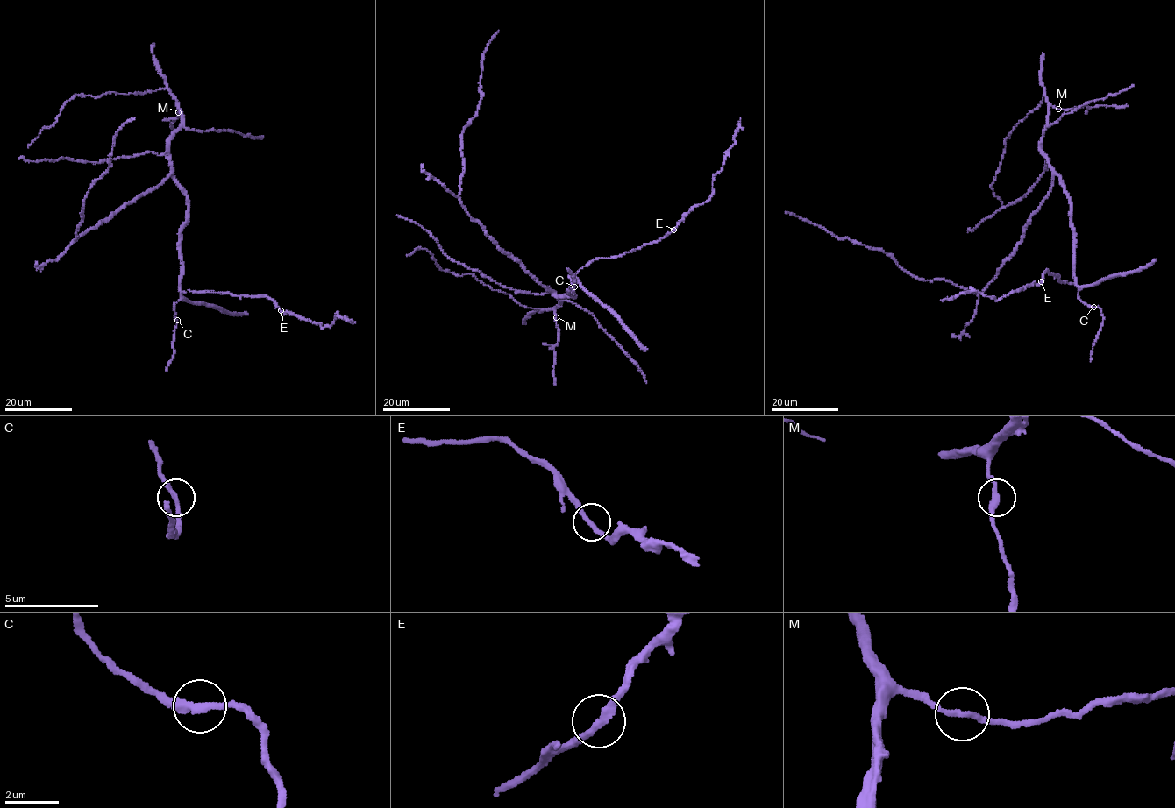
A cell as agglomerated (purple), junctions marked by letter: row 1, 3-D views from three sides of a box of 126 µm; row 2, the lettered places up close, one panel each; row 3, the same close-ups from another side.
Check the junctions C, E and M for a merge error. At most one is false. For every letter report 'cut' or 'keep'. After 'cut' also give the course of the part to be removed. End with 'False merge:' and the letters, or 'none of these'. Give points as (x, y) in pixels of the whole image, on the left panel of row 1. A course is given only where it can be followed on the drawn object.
C: keep
E: keep
M: keep
False merge: none of these

